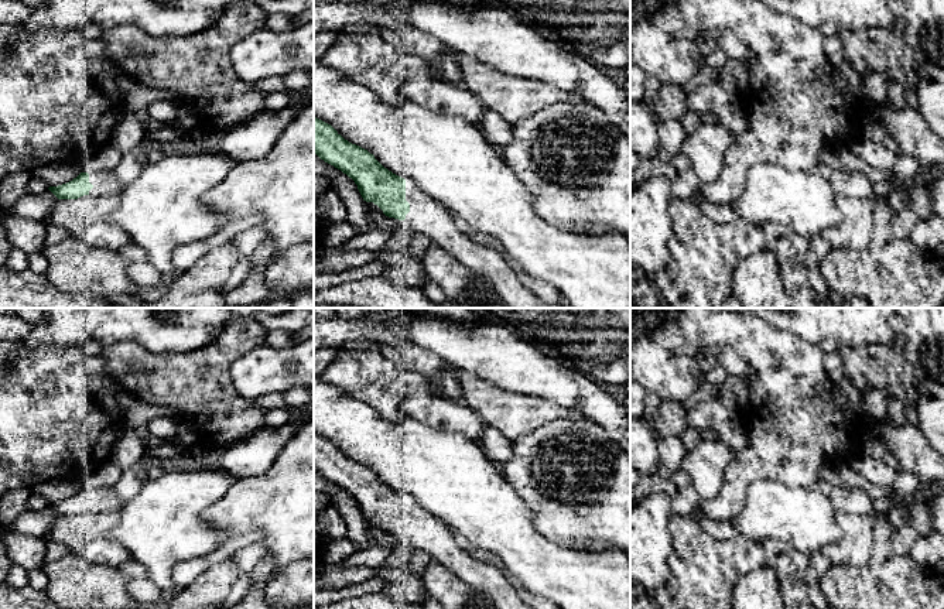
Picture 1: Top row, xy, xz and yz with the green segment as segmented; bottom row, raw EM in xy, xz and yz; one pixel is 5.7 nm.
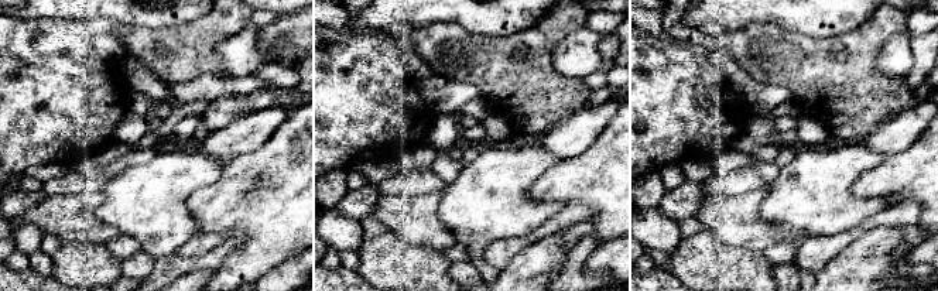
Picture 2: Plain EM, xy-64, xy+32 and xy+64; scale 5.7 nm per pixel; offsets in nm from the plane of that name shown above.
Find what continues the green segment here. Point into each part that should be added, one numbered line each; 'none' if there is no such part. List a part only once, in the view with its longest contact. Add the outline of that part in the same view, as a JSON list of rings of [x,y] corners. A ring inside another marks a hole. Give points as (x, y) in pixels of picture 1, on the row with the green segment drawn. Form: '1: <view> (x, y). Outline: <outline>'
1: xz (427, 216). Outline: [[[406,179],[406,201],[410,212],[404,225],[425,235],[432,244],[466,266],[489,287],[502,308],[570,308],[565,304],[547,304],[527,288],[502,252],[483,246],[464,235],[445,208],[424,195],[410,179]]]

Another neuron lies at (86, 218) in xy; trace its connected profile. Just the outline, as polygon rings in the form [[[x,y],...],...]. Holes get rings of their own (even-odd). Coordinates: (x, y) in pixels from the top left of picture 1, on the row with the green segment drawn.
[[[83,195],[78,199],[57,199],[45,225],[61,226],[85,244],[120,250],[134,243],[123,229],[109,220],[119,206],[116,195]]]

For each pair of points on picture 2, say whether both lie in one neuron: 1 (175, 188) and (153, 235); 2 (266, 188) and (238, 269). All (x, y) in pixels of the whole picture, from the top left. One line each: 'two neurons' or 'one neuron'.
1: one neuron
2: one neuron

